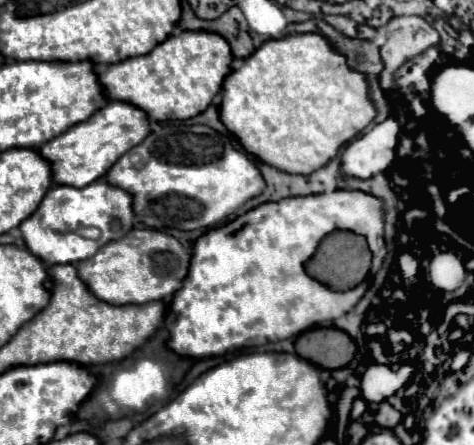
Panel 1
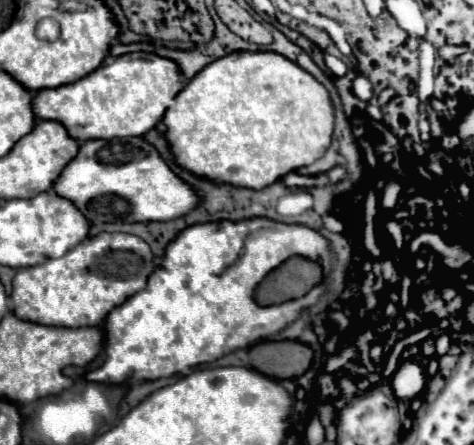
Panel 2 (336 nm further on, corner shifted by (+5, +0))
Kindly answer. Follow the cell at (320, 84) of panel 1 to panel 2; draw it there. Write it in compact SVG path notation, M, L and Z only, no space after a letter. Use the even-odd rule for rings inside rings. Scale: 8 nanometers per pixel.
M236 51L236 53L230 53L226 57L220 57L216 59L214 63L206 65L176 97L176 105L170 107L164 115L164 123L168 127L166 131L166 139L170 141L170 147L176 155L176 161L178 165L182 165L184 169L200 175L200 177L206 177L206 179L214 179L218 183L234 183L234 187L250 187L250 189L262 189L262 187L268 187L272 183L276 183L278 179L282 179L286 173L290 171L296 171L300 167L306 167L306 165L312 165L316 159L320 159L326 149L330 147L332 143L332 133L334 133L334 107L332 107L332 101L330 101L330 93L326 91L326 87L316 81L306 69L298 67L294 61L286 59L284 55L280 53L272 53L272 51Z

